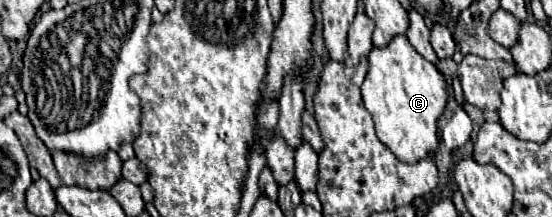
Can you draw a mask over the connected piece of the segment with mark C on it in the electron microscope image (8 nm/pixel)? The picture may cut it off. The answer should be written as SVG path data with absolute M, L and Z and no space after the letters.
M394 36L384 48L372 48L368 74L362 84L362 98L366 110L374 118L376 136L402 162L414 164L438 148L436 122L448 100L446 80L432 62L412 48L406 36Z

